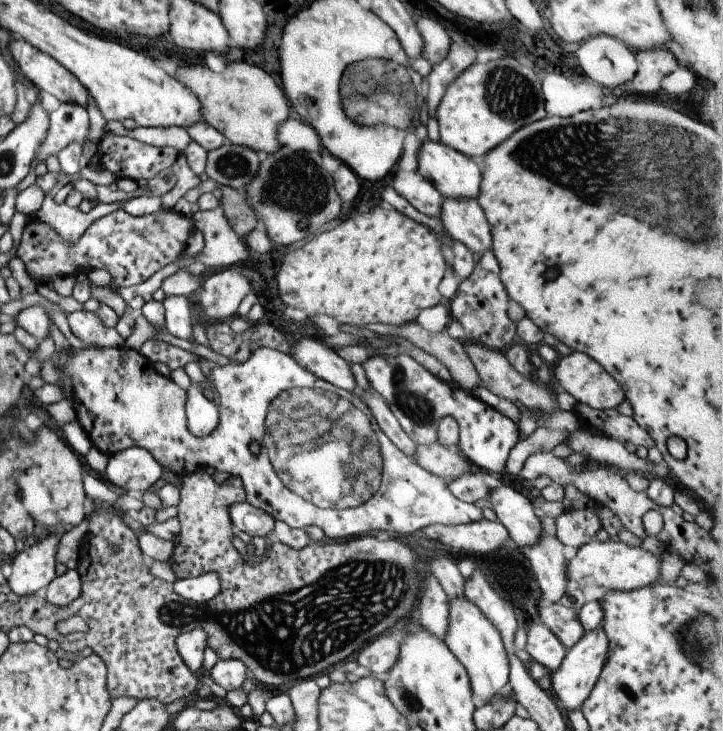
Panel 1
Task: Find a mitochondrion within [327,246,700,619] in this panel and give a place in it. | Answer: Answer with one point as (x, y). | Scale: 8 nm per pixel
(419, 410)

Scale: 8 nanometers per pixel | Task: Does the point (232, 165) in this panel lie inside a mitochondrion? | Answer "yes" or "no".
yes

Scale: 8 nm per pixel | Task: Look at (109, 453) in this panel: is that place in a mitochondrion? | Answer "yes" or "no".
no

